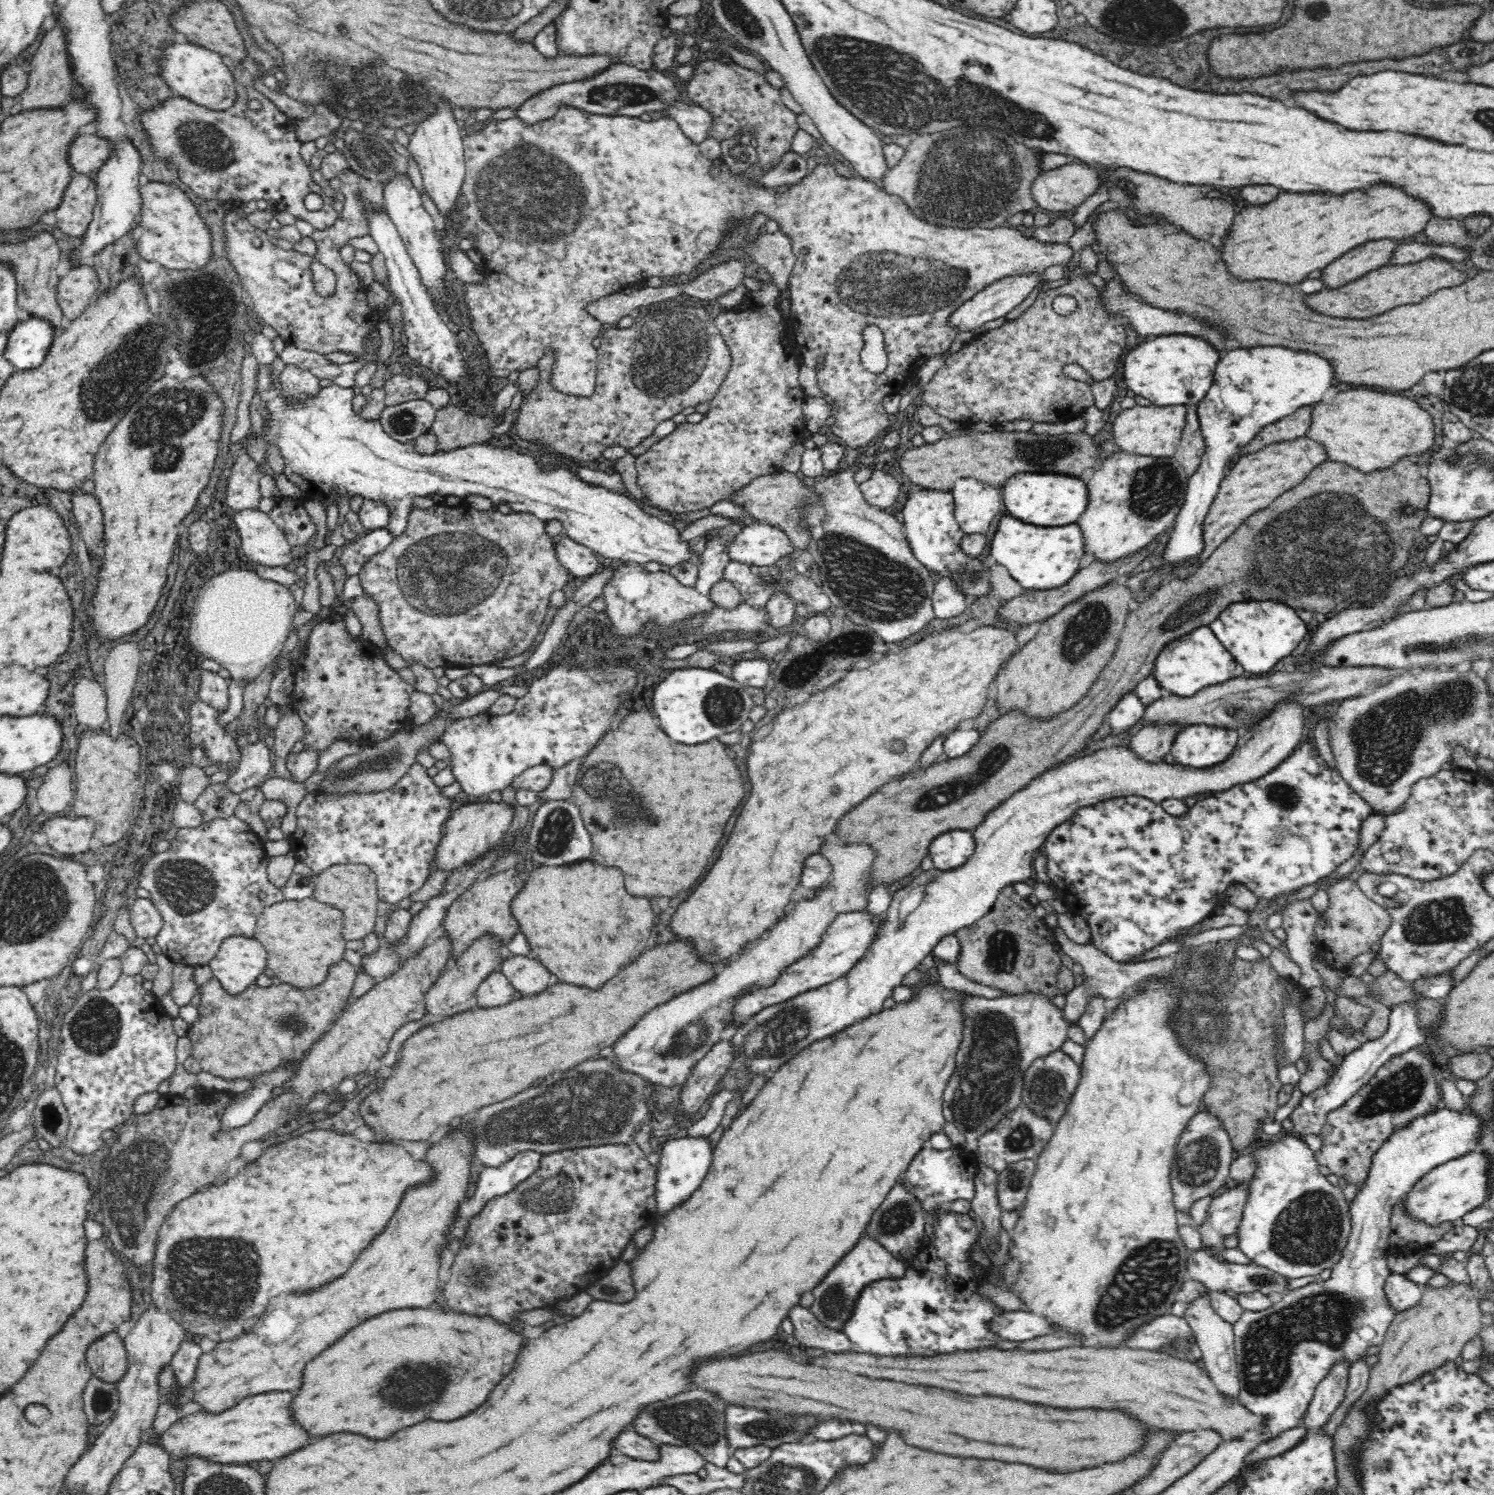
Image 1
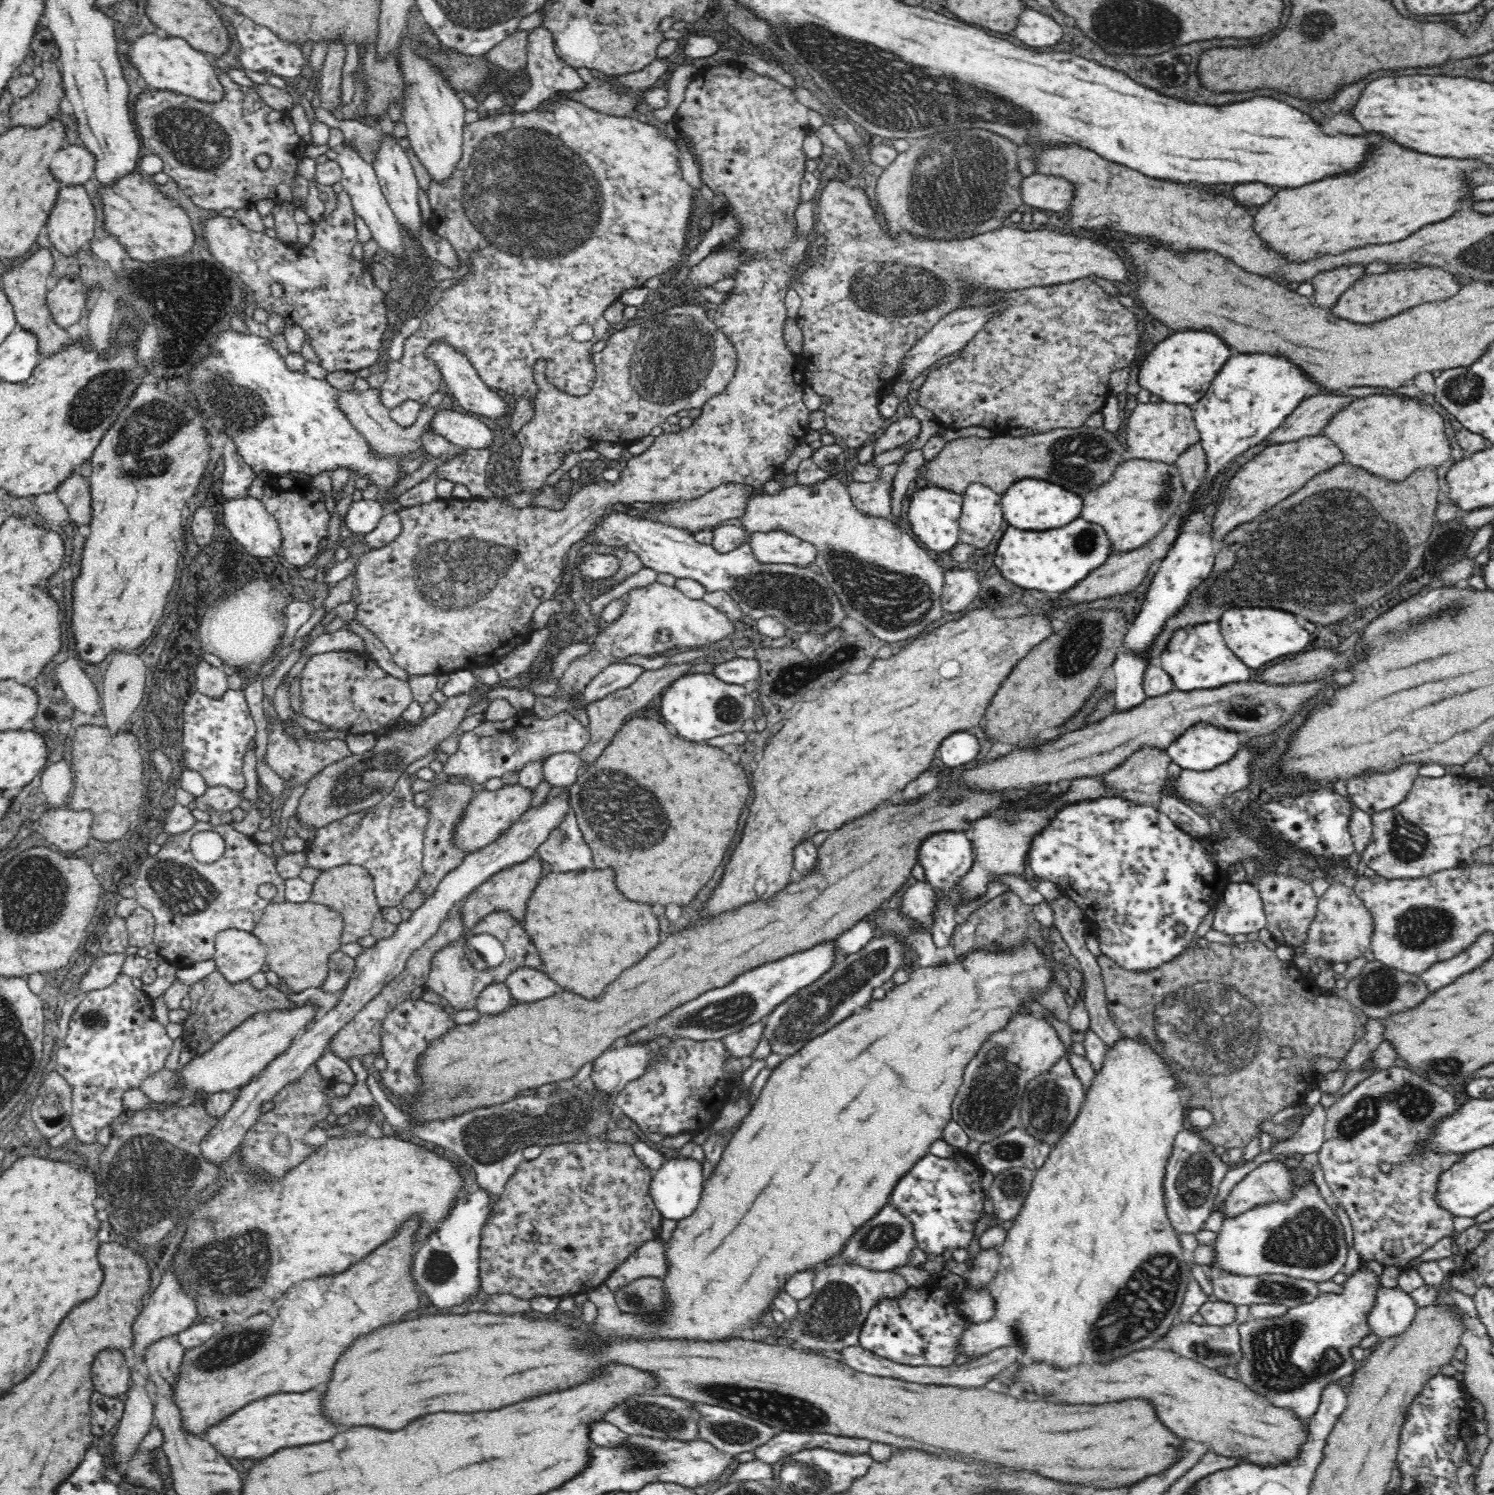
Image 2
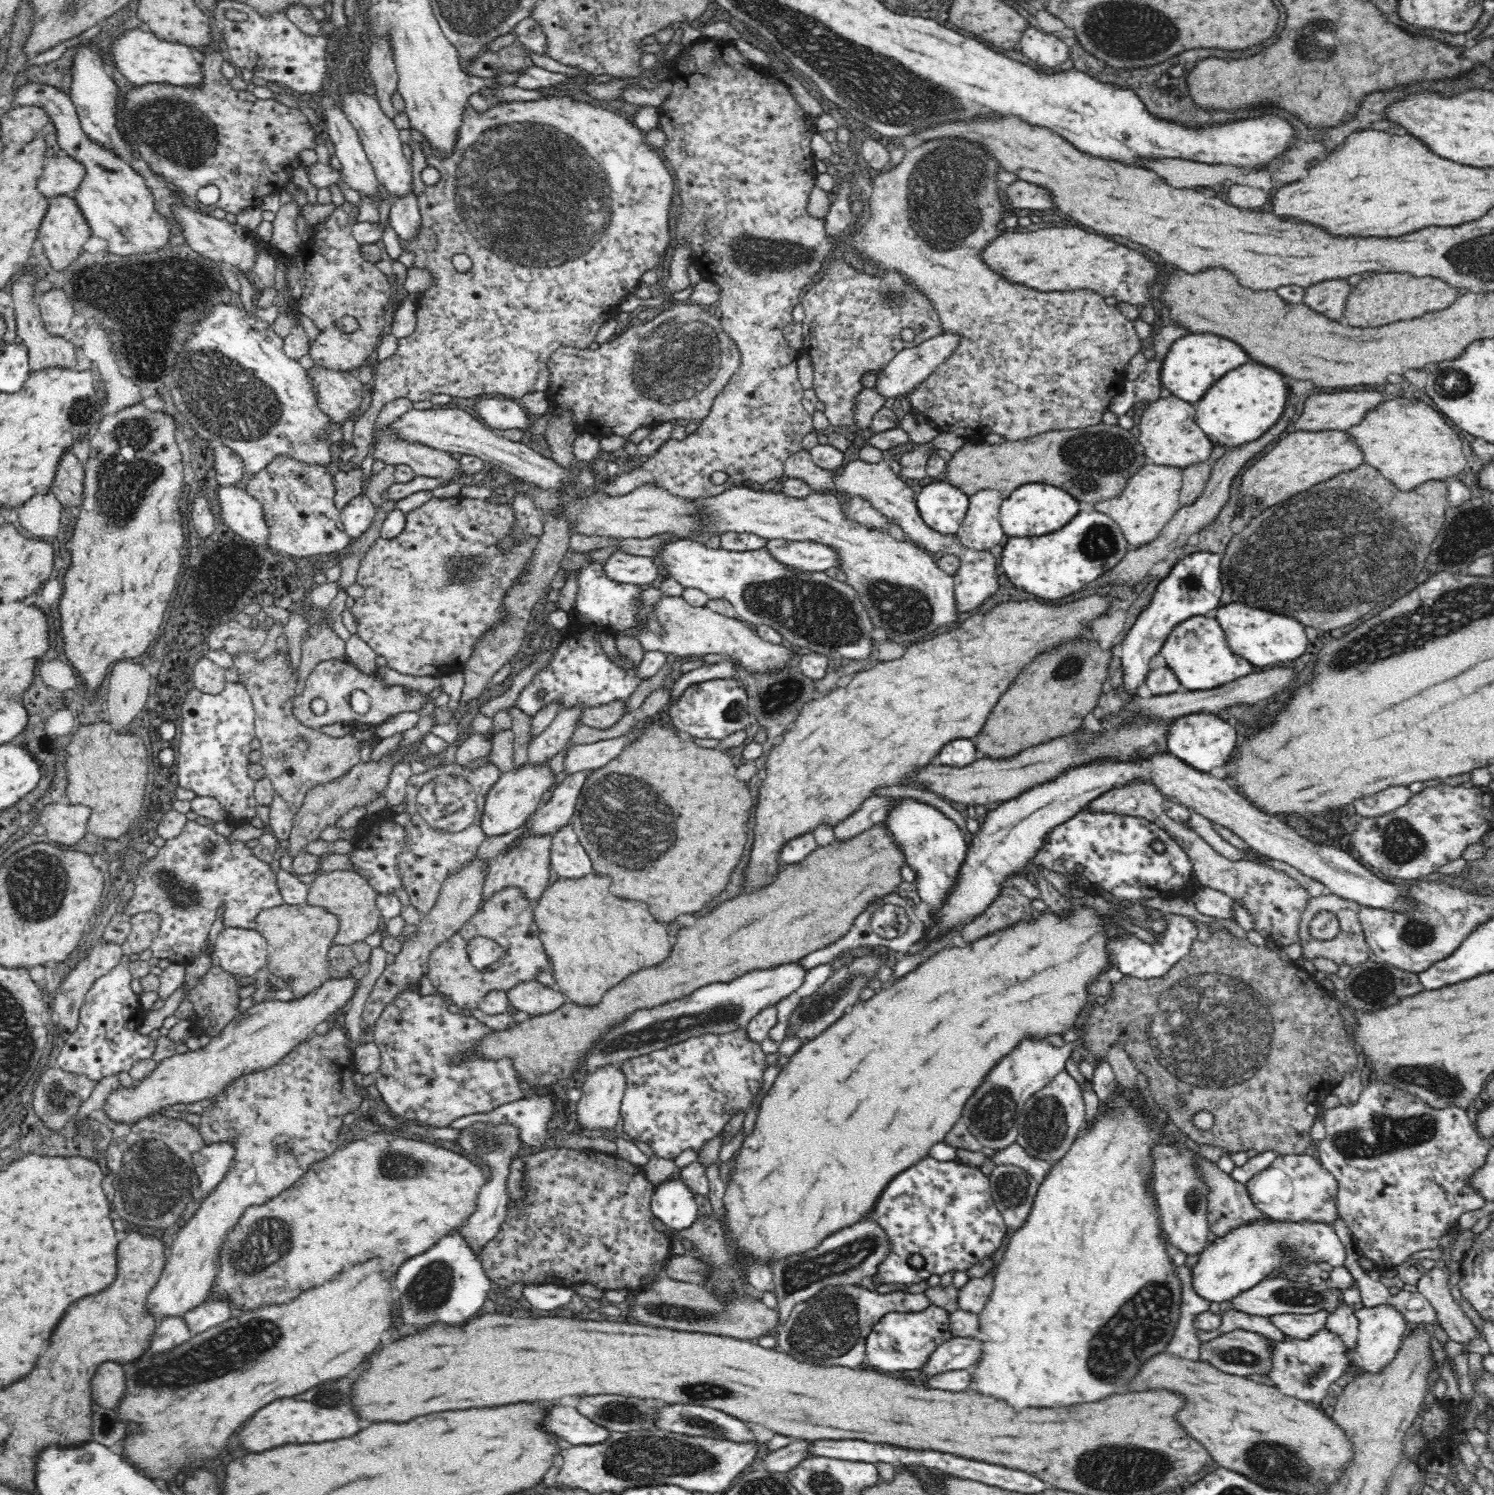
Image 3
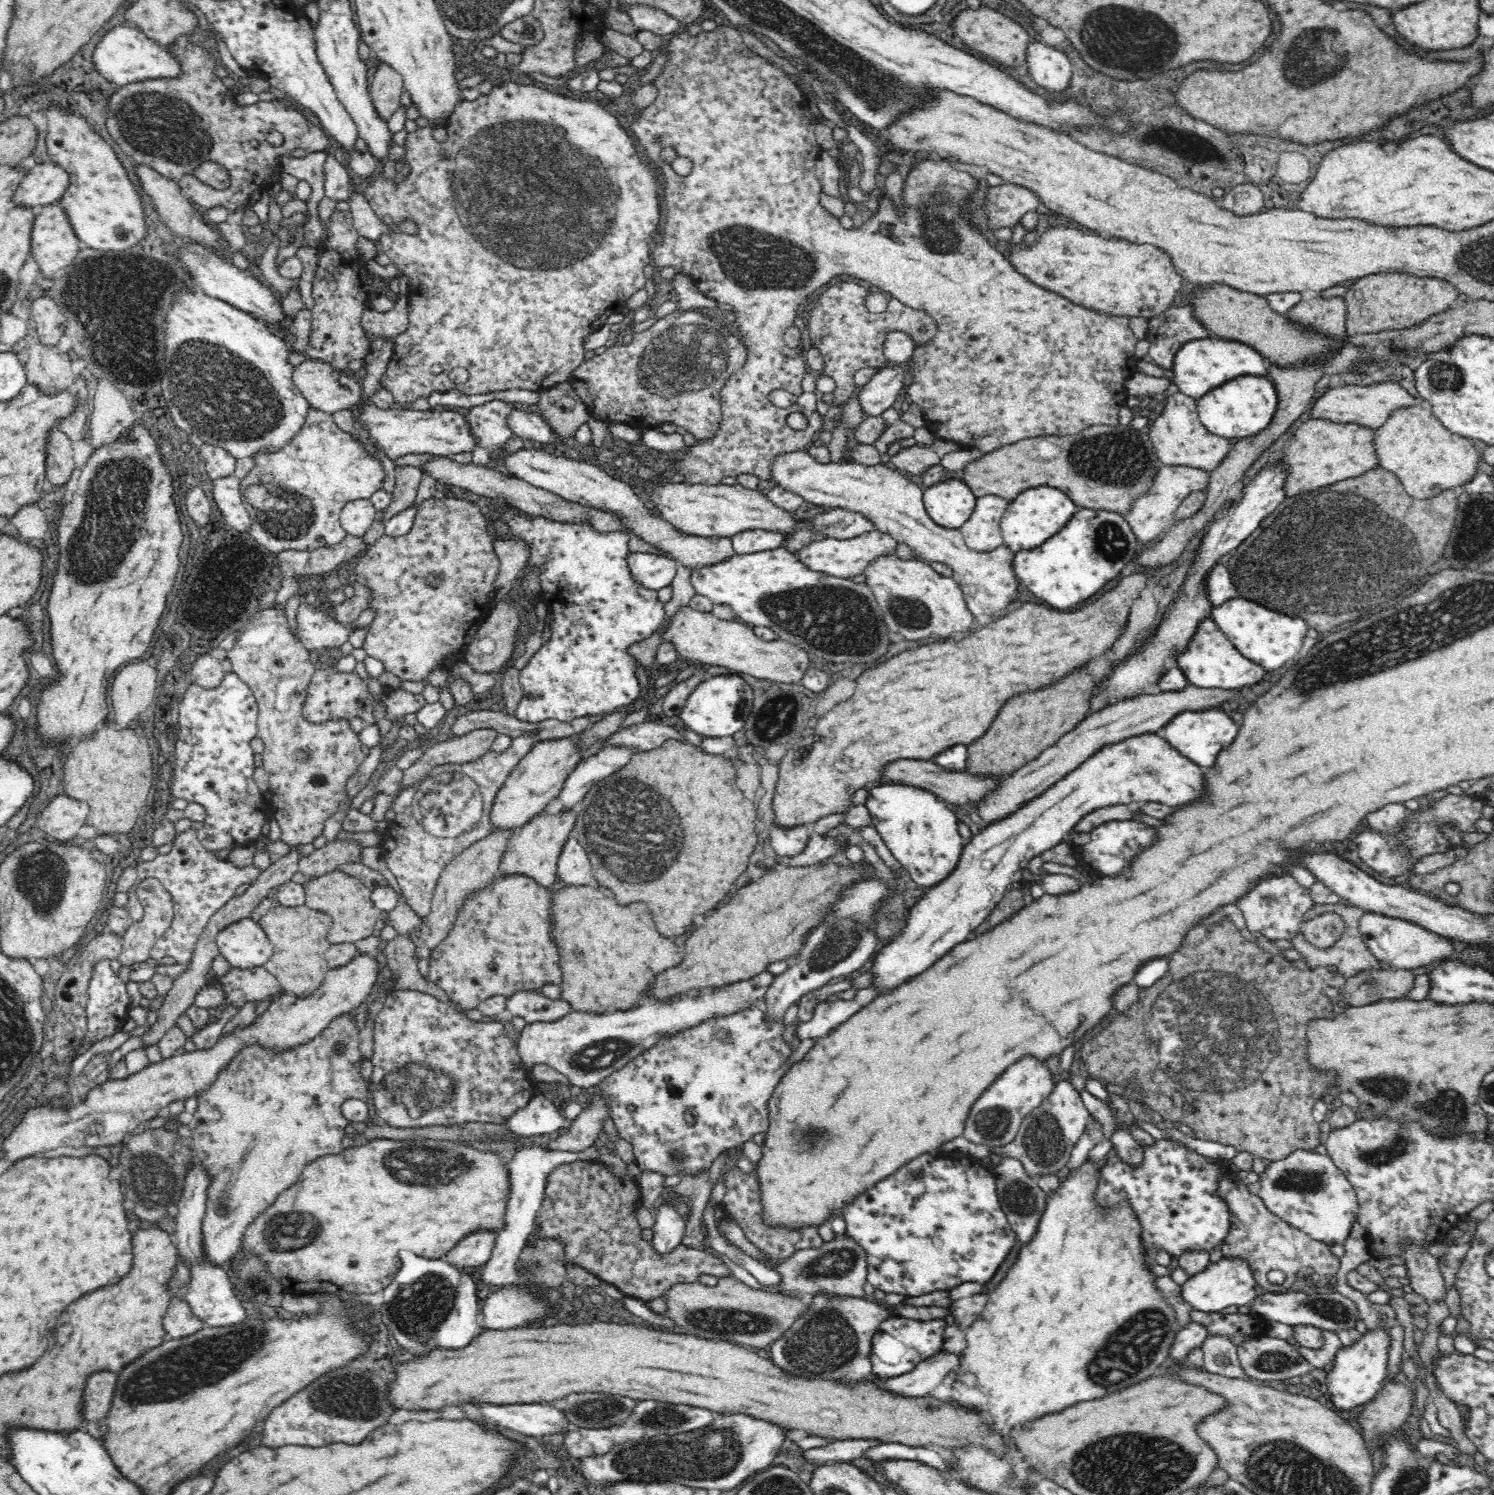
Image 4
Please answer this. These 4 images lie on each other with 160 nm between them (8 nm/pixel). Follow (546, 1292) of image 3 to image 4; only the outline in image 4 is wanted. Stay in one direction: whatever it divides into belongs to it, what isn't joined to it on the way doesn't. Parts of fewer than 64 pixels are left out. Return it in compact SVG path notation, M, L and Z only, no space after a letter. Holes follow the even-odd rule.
M528 1144L516 1151L516 1155L510 1163L507 1163L507 1177L509 1193L505 1206L504 1228L499 1230L494 1250L490 1260L484 1264L480 1272L481 1284L488 1286L514 1286L522 1284L525 1280L520 1276L517 1262L522 1250L528 1244L534 1230L534 1220L543 1199L543 1188L545 1187L546 1175L558 1164L576 1161L594 1161L598 1158L594 1144L581 1152L569 1152L559 1150L548 1150L539 1144Z

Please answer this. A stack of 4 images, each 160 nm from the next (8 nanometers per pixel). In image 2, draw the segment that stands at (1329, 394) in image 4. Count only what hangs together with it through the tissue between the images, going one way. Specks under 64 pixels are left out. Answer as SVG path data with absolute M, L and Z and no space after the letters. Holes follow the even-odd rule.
M1318 394L1310 396L1310 400L1304 400L1286 420L1274 432L1266 437L1268 444L1286 444L1307 436L1320 435L1322 424L1330 418L1330 412L1334 408L1342 408L1350 398L1340 396L1328 396Z

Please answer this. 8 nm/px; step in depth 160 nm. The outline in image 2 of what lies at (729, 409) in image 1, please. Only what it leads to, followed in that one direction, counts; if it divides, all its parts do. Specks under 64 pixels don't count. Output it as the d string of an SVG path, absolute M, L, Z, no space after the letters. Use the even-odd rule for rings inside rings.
M720 64L717 66L701 67L697 75L690 80L690 84L686 85L683 92L682 103L680 104L675 117L678 123L681 137L692 138L696 144L696 151L701 155L703 163L702 182L708 186L715 195L724 196L728 201L727 207L734 209L734 214L741 229L724 247L734 247L734 249L758 249L758 256L753 262L741 265L738 268L735 284L732 290L727 294L727 299L722 302L717 312L712 313L714 322L718 324L719 330L722 331L730 342L734 345L737 352L737 364L733 372L731 381L725 386L718 395L711 396L701 408L702 413L696 420L693 420L691 427L679 432L656 433L654 442L642 454L632 456L627 466L619 472L619 480L609 482L606 480L598 480L597 482L584 482L576 489L574 496L570 496L568 504L560 510L552 510L546 507L528 506L524 508L515 508L508 501L504 501L499 497L492 500L480 499L447 499L434 500L430 504L421 504L418 506L402 507L397 514L401 520L401 531L399 535L390 544L384 548L374 548L374 550L366 550L358 560L355 572L355 585L358 587L359 595L357 596L356 618L361 624L364 624L369 630L377 636L377 638L386 646L390 652L392 659L399 667L408 671L412 675L442 675L450 674L454 671L468 670L471 671L475 667L495 666L510 652L516 651L522 644L525 644L529 637L533 634L532 617L534 611L542 602L559 596L562 589L562 576L566 564L567 553L574 543L580 542L586 537L591 524L612 505L624 504L630 505L636 501L654 503L658 505L676 504L676 502L690 502L690 500L698 500L702 496L708 494L713 488L726 483L740 483L757 487L767 480L774 478L792 452L792 449L804 442L804 434L808 430L810 422L810 412L804 404L803 390L806 387L806 380L803 376L804 370L799 369L794 354L786 348L784 342L784 326L786 324L786 309L784 300L786 292L791 288L791 281L795 281L798 264L806 260L806 252L809 250L810 236L802 236L795 238L793 228L795 227L795 217L793 213L801 204L800 202L800 183L805 174L806 156L803 152L803 141L809 132L812 132L810 123L808 122L808 108L800 103L793 95L790 88L778 83L778 81L760 75L747 67L746 64Z

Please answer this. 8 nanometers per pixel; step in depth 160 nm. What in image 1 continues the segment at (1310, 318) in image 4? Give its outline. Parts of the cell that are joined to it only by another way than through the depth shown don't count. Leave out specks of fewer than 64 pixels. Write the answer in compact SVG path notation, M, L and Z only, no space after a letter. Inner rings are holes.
M1374 240L1366 242L1350 252L1346 256L1338 258L1330 268L1324 270L1324 282L1336 288L1338 284L1346 284L1358 276L1364 276L1366 272L1380 268L1384 264L1390 264L1390 258L1394 256L1394 250L1400 246L1400 240Z

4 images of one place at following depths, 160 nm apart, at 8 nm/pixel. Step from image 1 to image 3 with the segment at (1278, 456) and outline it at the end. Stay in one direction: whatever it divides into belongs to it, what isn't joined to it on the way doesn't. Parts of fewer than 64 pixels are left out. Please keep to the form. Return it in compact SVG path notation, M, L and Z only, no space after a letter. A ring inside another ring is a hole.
M1291 432L1281 437L1266 454L1252 461L1250 468L1245 469L1240 478L1238 488L1237 514L1244 514L1246 504L1270 508L1280 502L1297 495L1303 490L1313 487L1319 482L1328 480L1339 472L1346 472L1362 464L1362 456L1358 456L1358 448L1342 436L1342 432Z

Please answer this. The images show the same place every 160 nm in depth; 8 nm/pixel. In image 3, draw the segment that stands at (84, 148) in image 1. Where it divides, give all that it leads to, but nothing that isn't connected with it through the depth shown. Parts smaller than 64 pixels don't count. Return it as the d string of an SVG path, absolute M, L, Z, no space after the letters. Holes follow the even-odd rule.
M60 154L56 158L46 160L38 186L47 198L63 194L72 195L80 188L86 174L87 169L82 162L72 156Z

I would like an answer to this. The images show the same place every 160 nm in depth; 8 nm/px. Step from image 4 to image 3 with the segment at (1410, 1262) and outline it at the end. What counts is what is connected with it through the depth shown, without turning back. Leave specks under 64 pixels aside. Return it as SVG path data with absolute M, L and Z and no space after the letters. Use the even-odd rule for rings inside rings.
M1435 1267L1426 1270L1424 1276L1417 1282L1417 1290L1426 1296L1449 1340L1466 1344L1470 1350L1470 1342L1478 1338L1478 1328L1464 1314L1460 1304L1454 1300L1448 1287L1448 1275L1445 1267Z

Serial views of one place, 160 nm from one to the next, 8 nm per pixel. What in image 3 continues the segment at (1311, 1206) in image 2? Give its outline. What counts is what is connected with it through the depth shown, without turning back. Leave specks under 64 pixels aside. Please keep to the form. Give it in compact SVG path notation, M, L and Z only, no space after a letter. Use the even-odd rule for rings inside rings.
M1260 1217L1259 1219L1250 1219L1250 1222L1228 1230L1226 1234L1217 1236L1212 1244L1207 1245L1200 1252L1199 1260L1193 1266L1192 1285L1204 1299L1220 1303L1230 1300L1241 1290L1258 1284L1266 1277L1281 1272L1282 1268L1290 1268L1290 1266L1304 1266L1306 1268L1310 1264L1317 1264L1330 1270L1344 1266L1346 1260L1347 1254L1344 1243L1340 1240L1331 1224L1314 1222L1312 1219L1304 1219L1304 1222L1294 1222L1291 1220L1278 1220L1272 1217Z

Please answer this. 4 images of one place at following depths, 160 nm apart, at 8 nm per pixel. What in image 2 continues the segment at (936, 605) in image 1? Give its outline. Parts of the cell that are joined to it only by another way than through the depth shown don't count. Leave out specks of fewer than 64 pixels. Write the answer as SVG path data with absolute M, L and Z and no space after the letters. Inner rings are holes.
M949 565L944 572L944 582L940 590L942 613L959 613L965 610L981 589L976 569L957 569Z

